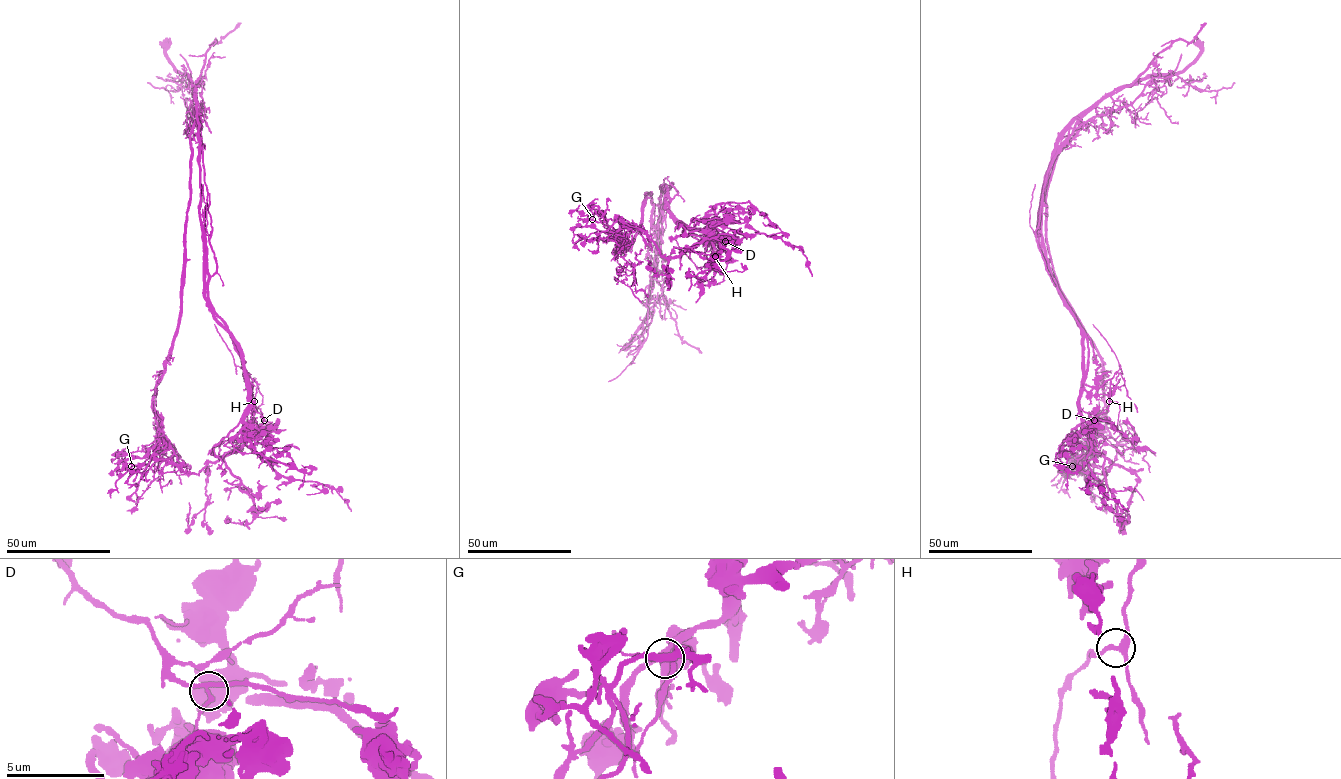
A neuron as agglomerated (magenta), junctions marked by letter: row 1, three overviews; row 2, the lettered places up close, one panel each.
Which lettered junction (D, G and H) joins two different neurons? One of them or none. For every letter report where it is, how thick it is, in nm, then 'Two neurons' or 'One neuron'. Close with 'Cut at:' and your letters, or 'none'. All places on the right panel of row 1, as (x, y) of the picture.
D: Place: (1094, 420). Thickness 180 nm. Two neurons
G: Place: (1072, 466). Thickness 190 nm. One neuron
H: Place: (1109, 401). Thickness 200 nm. One neuron
Cut at: D

